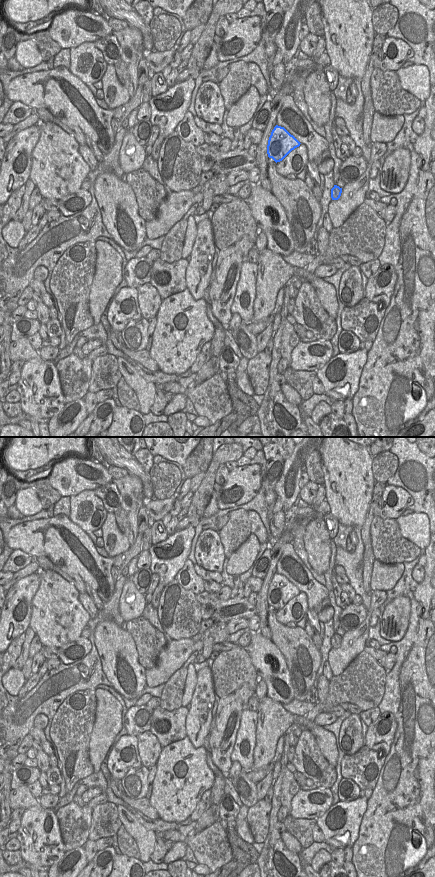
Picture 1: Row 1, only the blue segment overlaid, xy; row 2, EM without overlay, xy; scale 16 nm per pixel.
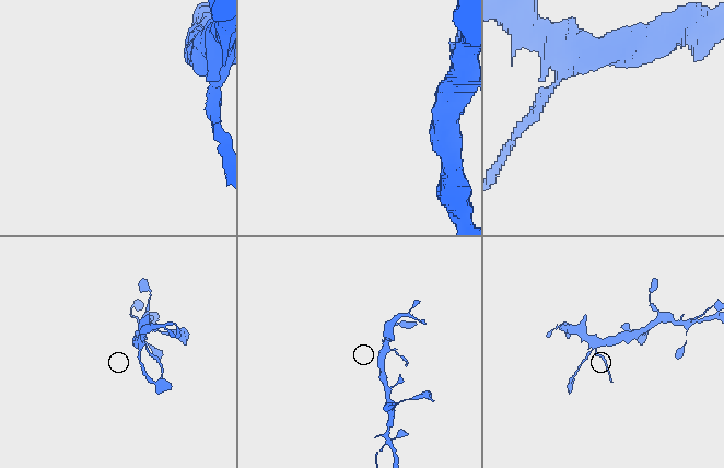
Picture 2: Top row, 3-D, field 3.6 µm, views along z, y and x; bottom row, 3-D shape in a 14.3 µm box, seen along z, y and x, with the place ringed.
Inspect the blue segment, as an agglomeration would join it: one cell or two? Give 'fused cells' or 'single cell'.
fused cells

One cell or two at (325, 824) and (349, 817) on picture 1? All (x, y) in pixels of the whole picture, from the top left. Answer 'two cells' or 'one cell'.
one cell

